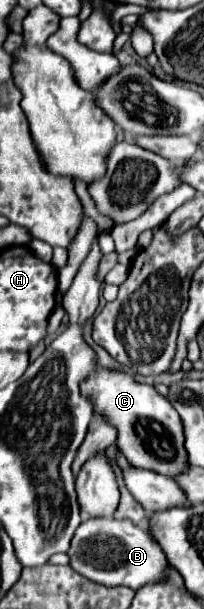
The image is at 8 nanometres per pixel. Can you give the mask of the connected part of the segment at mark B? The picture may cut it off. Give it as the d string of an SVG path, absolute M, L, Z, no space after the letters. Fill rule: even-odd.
M89 518L81 522L73 534L67 556L69 566L87 580L105 586L129 586L133 590L149 582L163 580L167 568L167 558L163 556L163 550L153 542L153 538L143 528L125 518Z

